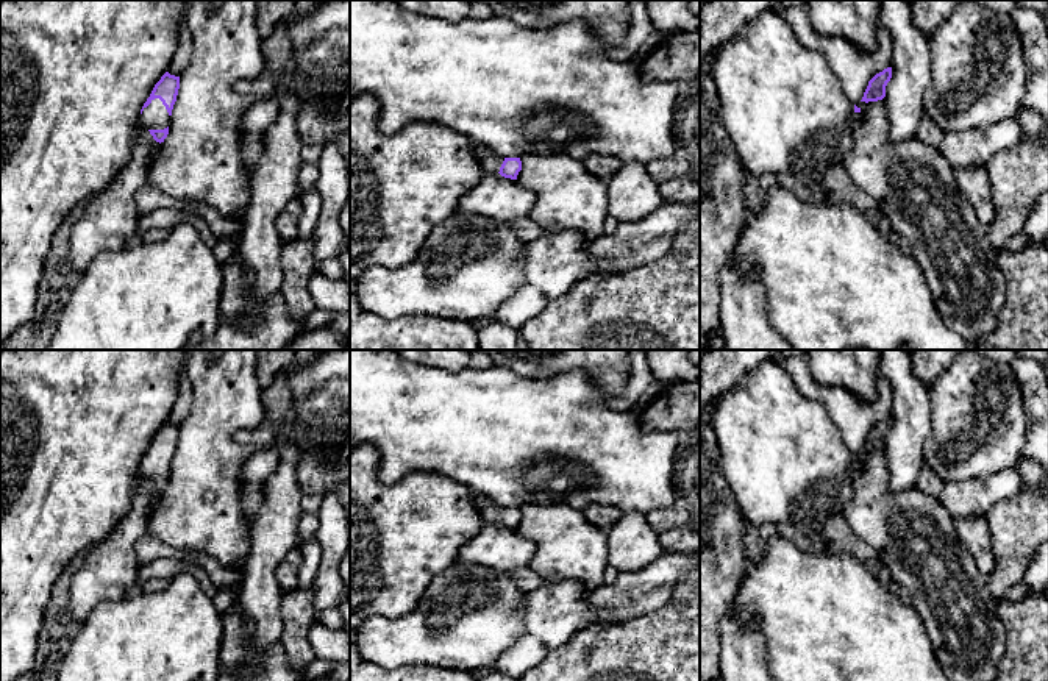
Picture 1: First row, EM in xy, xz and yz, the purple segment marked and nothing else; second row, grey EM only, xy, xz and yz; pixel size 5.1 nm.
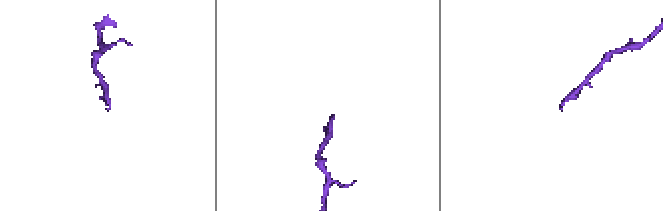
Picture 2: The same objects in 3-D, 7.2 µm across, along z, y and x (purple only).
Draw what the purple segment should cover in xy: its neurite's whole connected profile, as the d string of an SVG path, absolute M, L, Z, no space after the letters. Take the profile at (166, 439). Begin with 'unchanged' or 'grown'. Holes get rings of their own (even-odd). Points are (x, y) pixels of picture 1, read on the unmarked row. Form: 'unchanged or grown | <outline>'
grown | M166 422L155 434L139 465L139 476L147 480L156 492L164 492L180 439L180 426Z

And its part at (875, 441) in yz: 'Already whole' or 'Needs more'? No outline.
Already whole

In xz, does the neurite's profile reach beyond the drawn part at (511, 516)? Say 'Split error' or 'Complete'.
Split error

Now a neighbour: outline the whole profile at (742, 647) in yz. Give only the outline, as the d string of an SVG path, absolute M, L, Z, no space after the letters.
M734 600L718 622L718 681L773 681L765 662L765 639L757 619L739 623Z

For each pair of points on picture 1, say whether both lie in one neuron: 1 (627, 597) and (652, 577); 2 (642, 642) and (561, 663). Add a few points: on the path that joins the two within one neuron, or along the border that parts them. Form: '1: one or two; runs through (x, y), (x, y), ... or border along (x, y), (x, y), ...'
1: one; runs through (633, 594), (645, 583)
2: one; runs through (622, 663), (581, 663)

